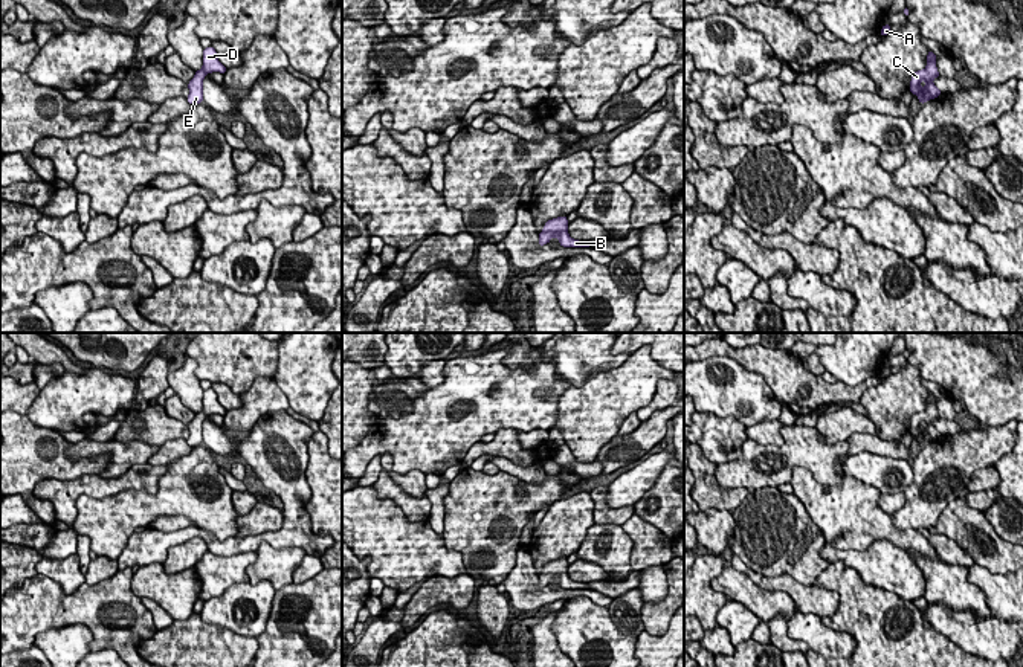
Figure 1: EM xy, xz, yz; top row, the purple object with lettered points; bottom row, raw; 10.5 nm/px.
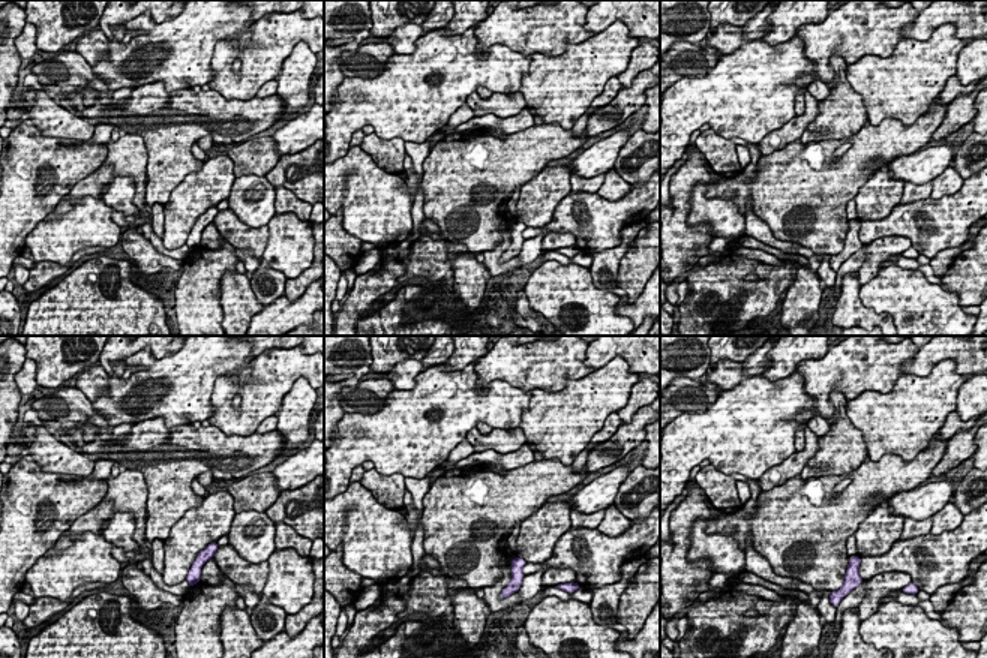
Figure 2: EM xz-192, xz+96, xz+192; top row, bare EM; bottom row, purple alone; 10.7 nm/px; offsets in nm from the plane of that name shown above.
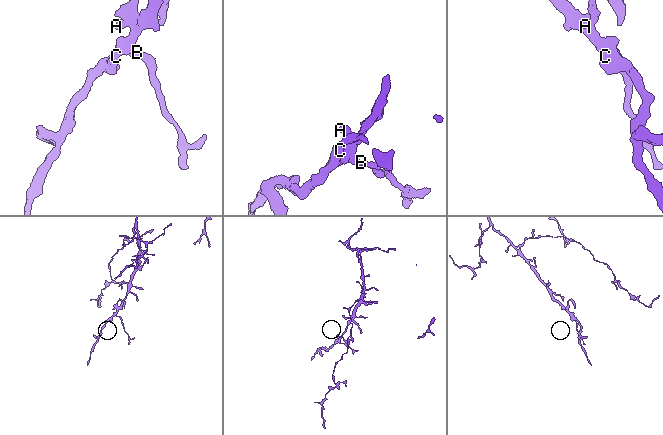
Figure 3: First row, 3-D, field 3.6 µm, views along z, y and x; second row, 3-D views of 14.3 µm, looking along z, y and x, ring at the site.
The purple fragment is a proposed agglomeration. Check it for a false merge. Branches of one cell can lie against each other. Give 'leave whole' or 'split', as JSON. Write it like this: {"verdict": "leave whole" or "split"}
{"verdict": "leave whole"}

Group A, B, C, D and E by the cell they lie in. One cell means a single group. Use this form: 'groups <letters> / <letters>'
groups A B C D E

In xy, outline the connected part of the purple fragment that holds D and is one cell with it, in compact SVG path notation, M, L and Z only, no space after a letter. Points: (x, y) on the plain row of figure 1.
M212 388L203 392L203 408L195 414L194 420L188 424L189 437L188 444L191 447L203 444L203 421L208 415L220 414L226 415L226 409L218 403L217 394Z

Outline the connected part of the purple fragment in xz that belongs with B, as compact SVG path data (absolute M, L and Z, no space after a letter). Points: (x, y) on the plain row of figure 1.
M565 557L548 562L544 572L539 574L539 588L548 586L551 580L557 578L562 589L589 589L585 583L573 582L568 575L568 562Z

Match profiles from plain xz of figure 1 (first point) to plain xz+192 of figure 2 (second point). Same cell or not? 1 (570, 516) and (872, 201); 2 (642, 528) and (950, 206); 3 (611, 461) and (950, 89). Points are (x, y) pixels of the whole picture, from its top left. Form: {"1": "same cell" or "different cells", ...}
{"1": "same cell", "2": "different cells", "3": "different cells"}

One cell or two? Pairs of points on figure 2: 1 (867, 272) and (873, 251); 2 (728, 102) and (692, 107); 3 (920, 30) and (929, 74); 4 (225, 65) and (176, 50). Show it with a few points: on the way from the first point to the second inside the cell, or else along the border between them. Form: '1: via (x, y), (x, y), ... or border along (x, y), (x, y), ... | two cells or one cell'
1: via (870, 267), (873, 255) | one cell
2: via (719, 102), (701, 102) | one cell
3: border along (957, 36), (941, 24), (903, 39) | two cells
4: border along (245, 47), (219, 41), (207, 83) | two cells

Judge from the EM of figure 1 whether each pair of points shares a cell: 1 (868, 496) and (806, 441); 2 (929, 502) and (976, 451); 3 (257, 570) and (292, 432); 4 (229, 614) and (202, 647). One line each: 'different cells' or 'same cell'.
1: different cells
2: same cell
3: different cells
4: different cells

